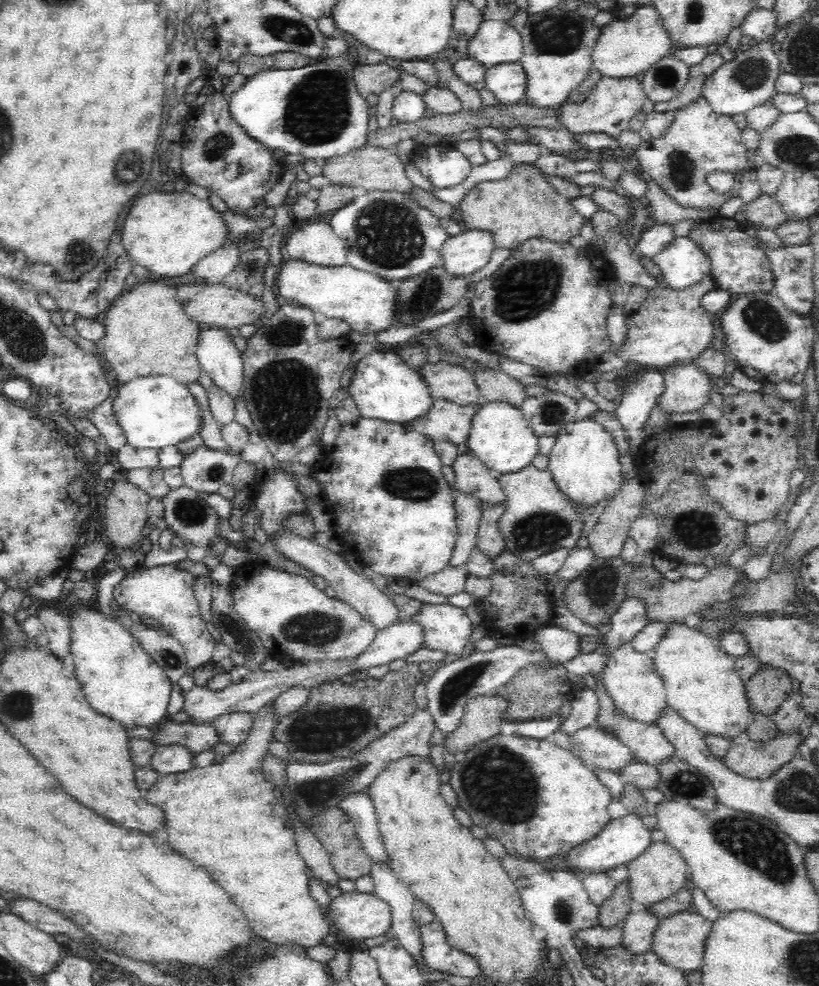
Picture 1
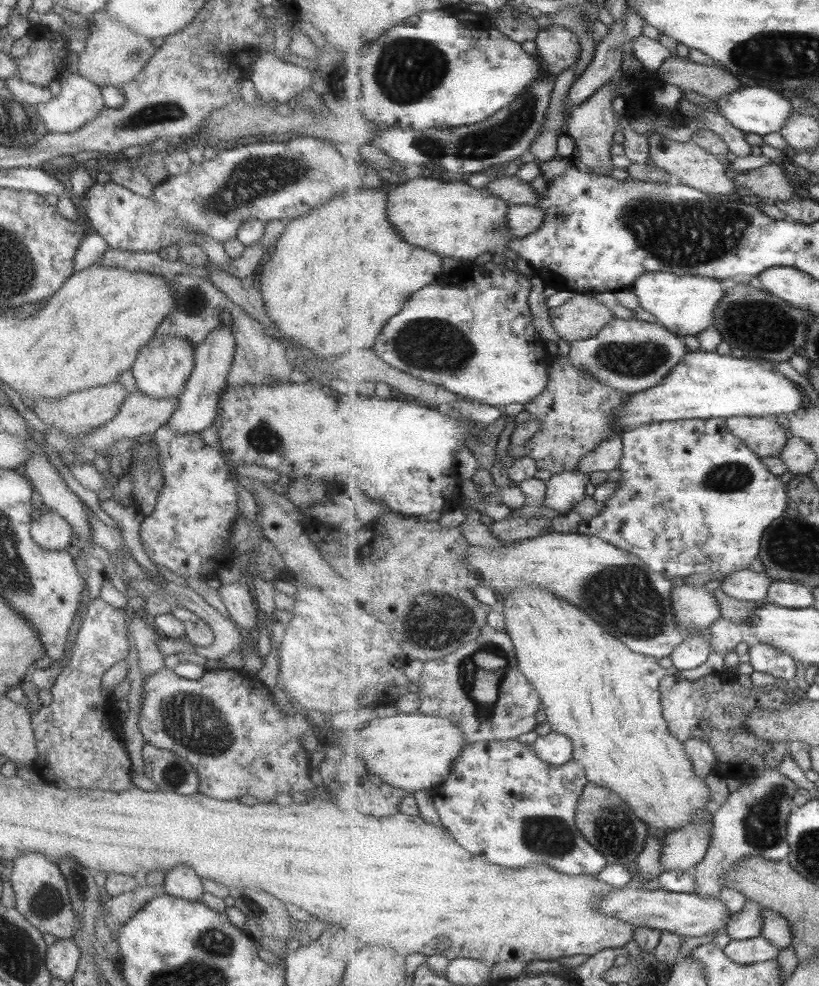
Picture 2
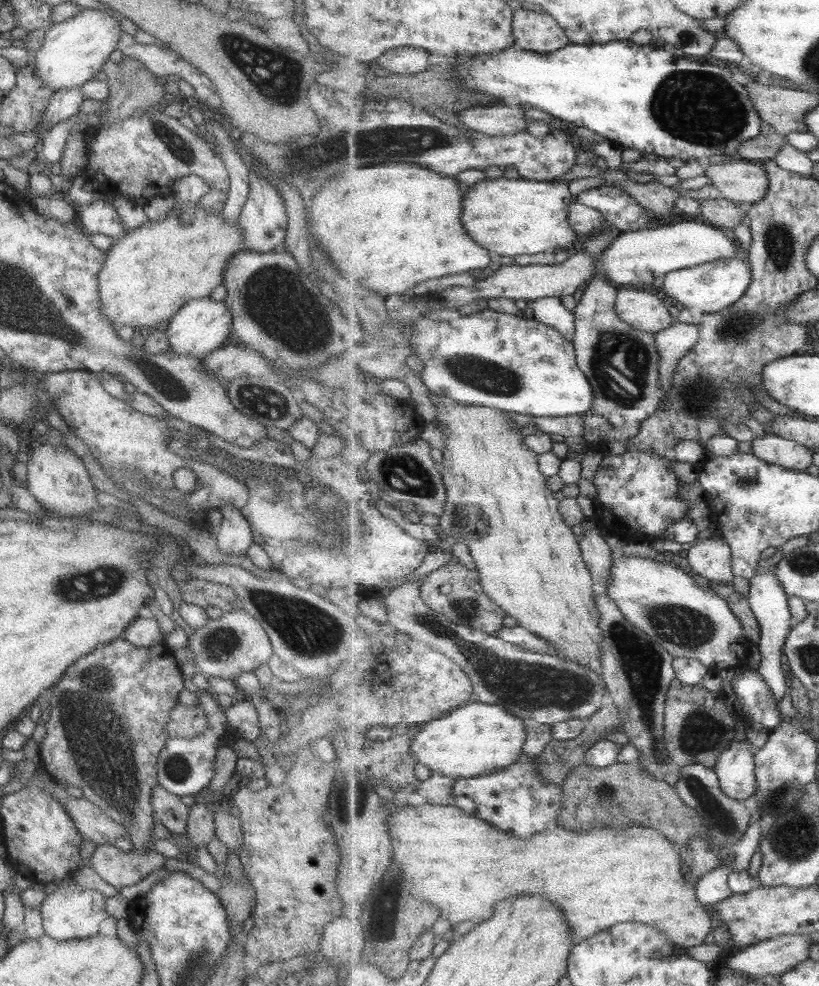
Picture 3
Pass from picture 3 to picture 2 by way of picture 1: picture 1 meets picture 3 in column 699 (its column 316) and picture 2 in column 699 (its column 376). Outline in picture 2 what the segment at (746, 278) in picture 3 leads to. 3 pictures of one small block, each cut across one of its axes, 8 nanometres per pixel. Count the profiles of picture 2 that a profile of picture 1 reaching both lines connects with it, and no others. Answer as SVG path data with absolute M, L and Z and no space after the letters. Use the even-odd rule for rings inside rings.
M650 272L640 276L630 290L638 297L639 306L652 313L665 328L681 337L695 336L714 326L714 310L726 295L719 282L720 279L696 274L679 276L673 272Z

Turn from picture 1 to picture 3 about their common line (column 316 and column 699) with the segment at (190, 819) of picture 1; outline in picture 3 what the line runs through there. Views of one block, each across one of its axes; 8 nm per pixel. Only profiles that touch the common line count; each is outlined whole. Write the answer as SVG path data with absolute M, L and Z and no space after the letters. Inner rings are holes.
M429 802L419 806L401 804L389 814L387 824L395 848L393 862L399 864L409 880L413 897L437 906L441 918L449 921L451 928L467 923L467 920L489 920L497 902L509 900L511 896L533 894L547 896L563 908L575 937L574 944L591 939L617 924L637 922L658 928L679 947L688 950L703 945L716 925L711 909L699 903L695 885L685 880L686 876L681 872L678 847L653 828L632 823L627 832L595 830L591 834L579 834L555 824L531 838L522 838L497 828L490 821L469 816L462 808Z

